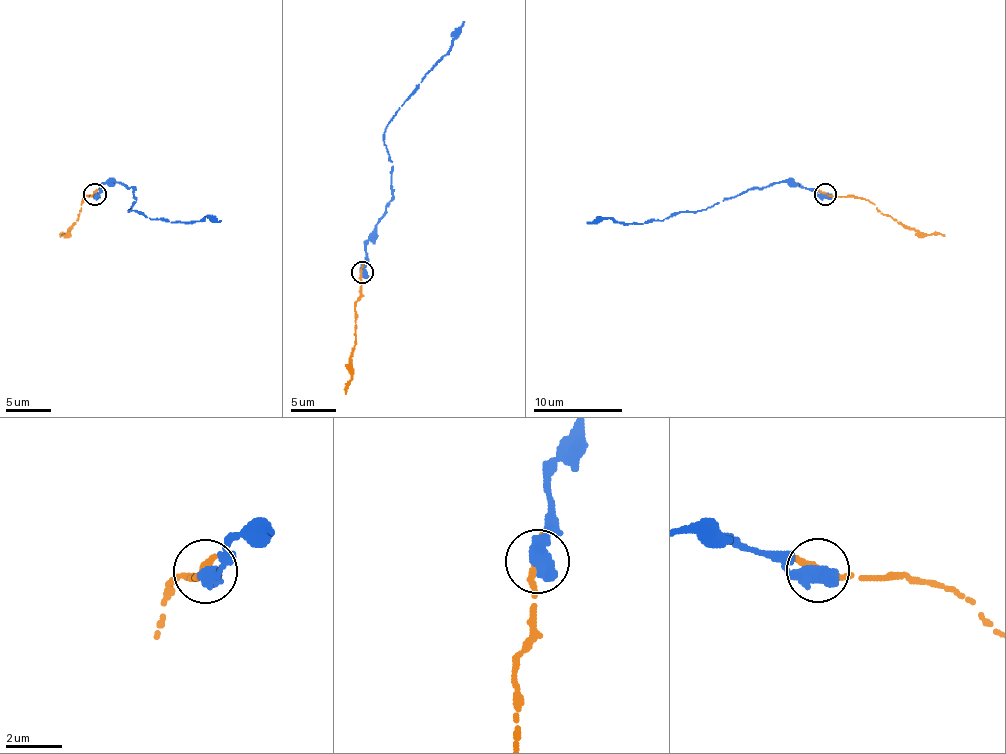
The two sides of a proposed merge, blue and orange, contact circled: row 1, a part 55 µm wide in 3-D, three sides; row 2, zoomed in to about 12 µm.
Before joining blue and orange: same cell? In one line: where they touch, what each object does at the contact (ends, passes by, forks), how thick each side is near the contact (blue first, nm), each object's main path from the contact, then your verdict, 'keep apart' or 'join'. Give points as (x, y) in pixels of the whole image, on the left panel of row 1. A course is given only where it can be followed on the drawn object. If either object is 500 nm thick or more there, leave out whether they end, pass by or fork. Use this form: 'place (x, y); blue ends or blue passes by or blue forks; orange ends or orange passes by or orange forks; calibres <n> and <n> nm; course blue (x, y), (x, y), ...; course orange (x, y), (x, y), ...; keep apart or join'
place (94, 194); calibres 650 and 280 nm; course blue (94, 193), (107, 182), (133, 188), (137, 199), (128, 210), (170, 223), (195, 222), (205, 216), (221, 220); course orange (94, 193), (83, 198), (75, 223), (67, 234), (60, 237); join

